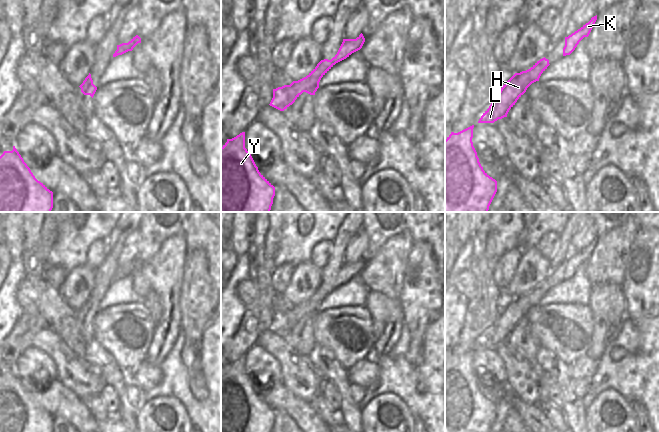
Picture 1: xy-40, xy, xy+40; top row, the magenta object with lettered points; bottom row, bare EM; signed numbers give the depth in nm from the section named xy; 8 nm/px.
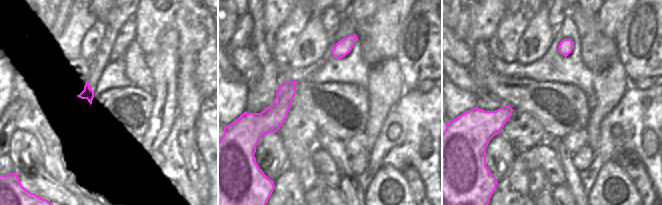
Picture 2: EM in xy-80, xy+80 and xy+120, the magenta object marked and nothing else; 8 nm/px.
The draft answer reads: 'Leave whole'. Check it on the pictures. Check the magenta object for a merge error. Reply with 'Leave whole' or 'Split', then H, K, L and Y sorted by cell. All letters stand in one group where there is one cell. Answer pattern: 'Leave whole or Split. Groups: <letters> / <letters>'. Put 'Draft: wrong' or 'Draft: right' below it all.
Leave whole. Groups: H K L Y
Draft: right

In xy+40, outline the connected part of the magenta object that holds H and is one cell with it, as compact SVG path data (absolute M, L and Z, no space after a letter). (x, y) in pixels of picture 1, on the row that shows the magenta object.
M545 57L537 61L530 69L515 73L501 88L497 98L483 113L478 123L494 123L507 117L509 110L534 82L539 81L541 74L549 66Z

